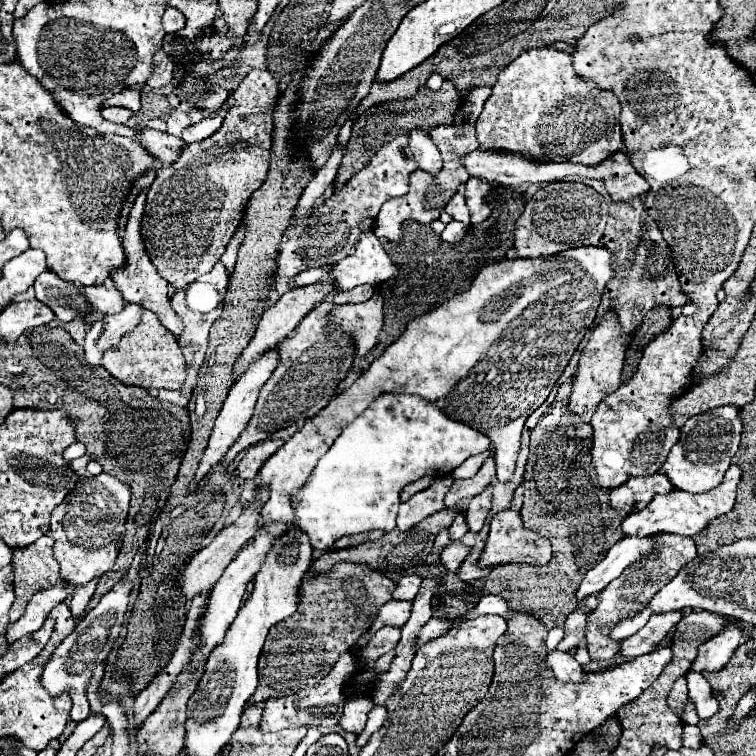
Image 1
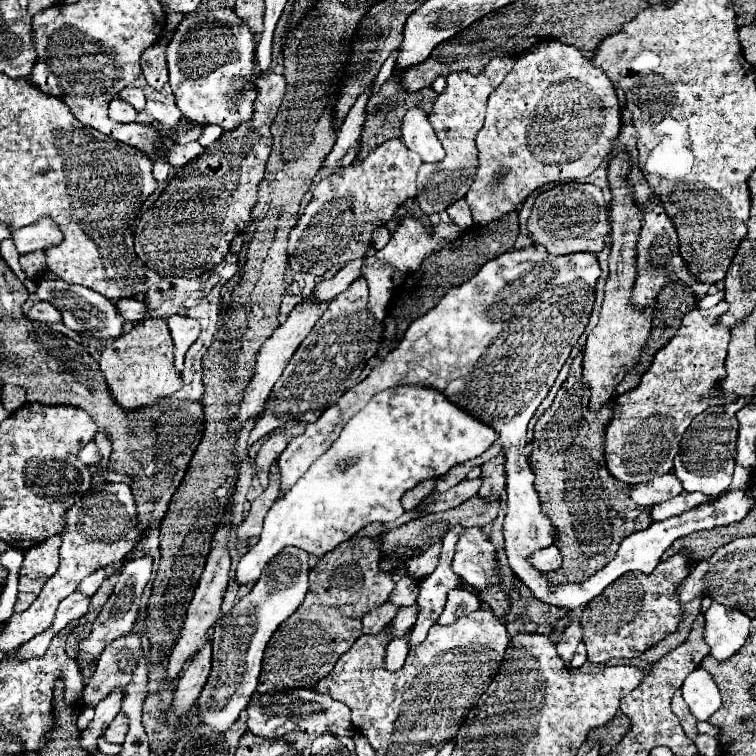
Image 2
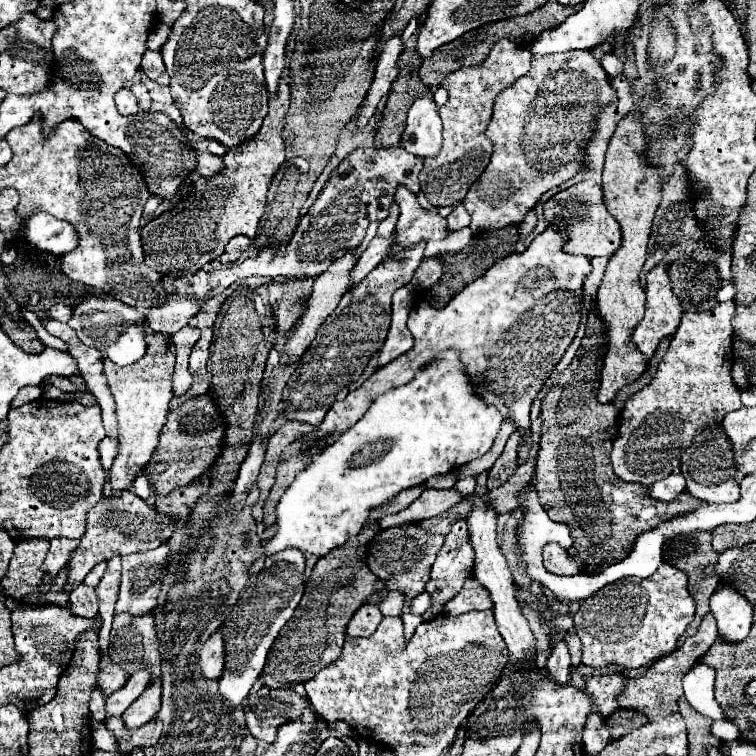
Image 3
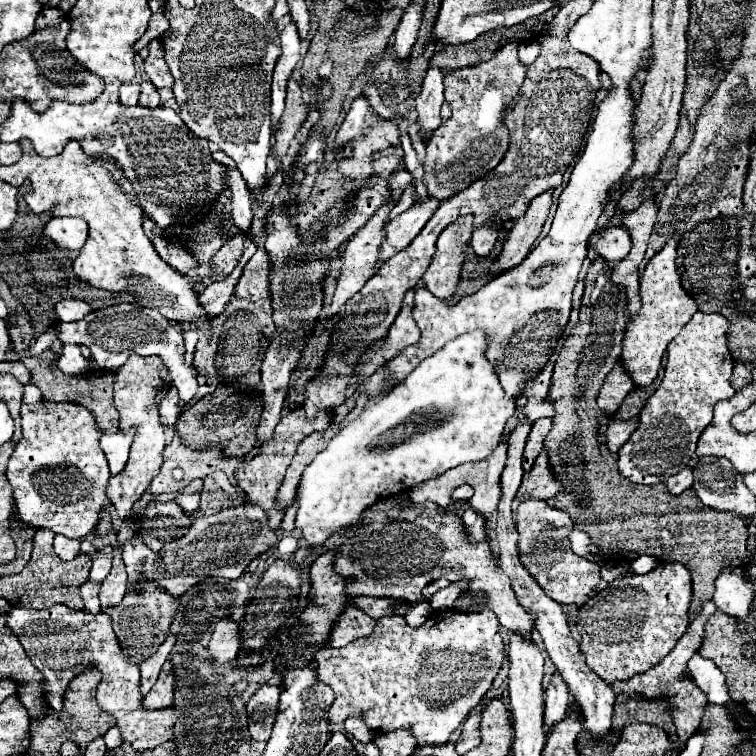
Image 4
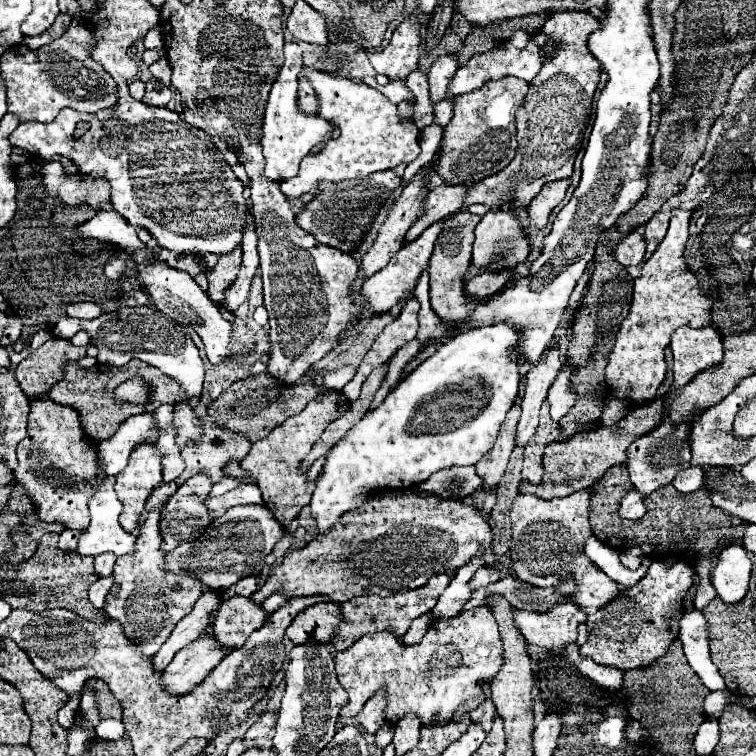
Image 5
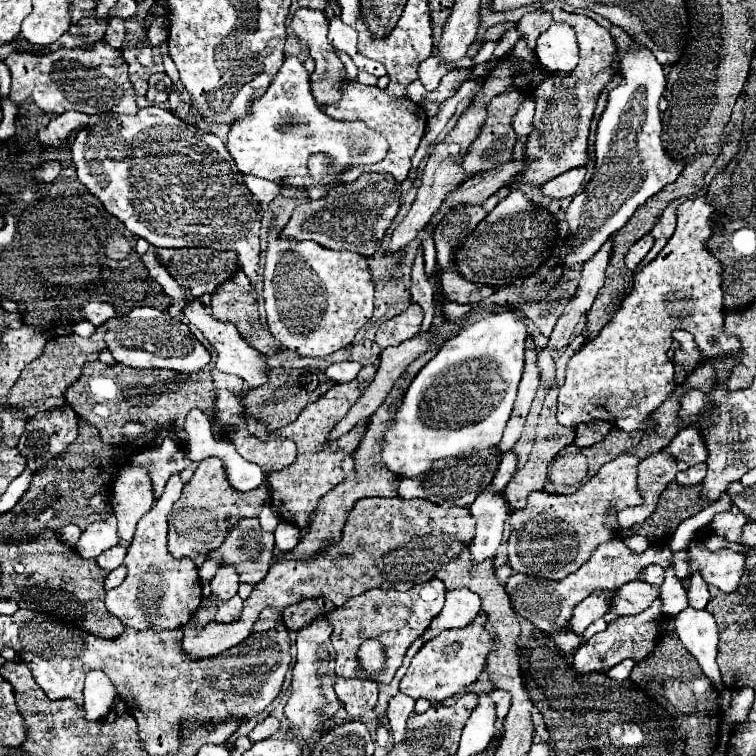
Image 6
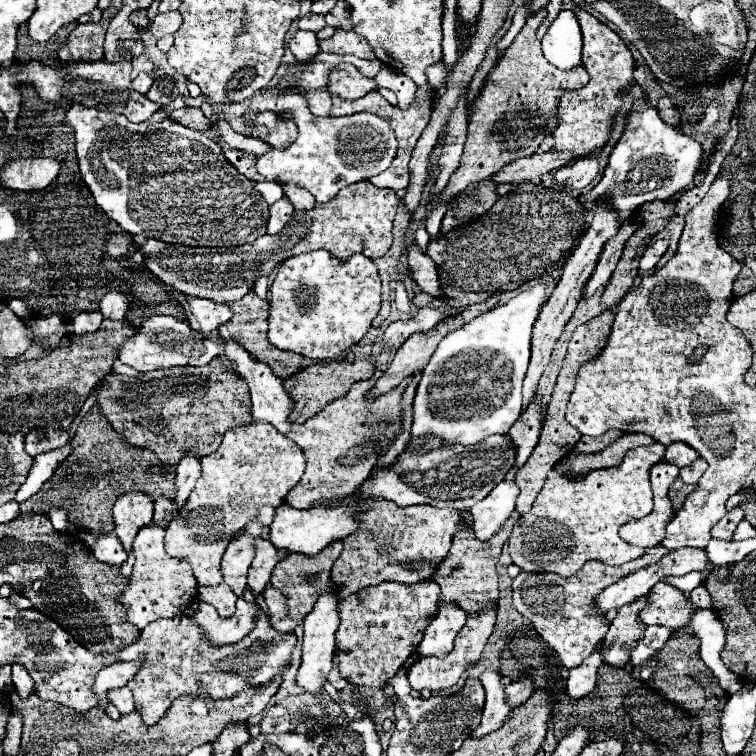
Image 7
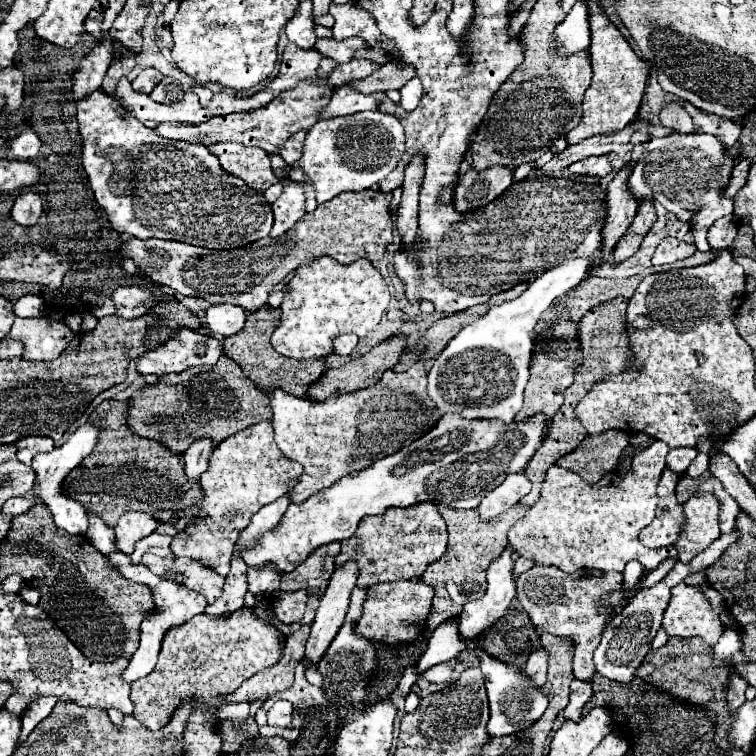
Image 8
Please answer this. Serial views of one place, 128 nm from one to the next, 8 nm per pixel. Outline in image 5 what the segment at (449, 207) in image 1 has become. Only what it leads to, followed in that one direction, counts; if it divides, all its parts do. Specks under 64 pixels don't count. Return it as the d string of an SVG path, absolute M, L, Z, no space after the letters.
M460 210L454 214L446 224L444 230L440 232L434 254L428 264L430 272L430 302L432 308L438 312L442 320L450 322L460 322L468 316L468 304L464 300L464 274L470 266L470 256L472 256L472 244L474 244L474 228L480 222L480 216L470 214L468 210Z

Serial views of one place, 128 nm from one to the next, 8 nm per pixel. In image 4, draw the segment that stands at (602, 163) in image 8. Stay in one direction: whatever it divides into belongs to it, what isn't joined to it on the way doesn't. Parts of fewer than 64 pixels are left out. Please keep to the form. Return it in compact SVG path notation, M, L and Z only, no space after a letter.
M544 192L530 202L526 214L514 222L514 228L510 230L510 234L506 238L502 254L498 256L498 260L490 268L492 274L514 268L516 264L520 264L524 260L524 256L530 252L530 246L538 238L538 234L542 230L542 224L548 218L550 204L552 204L550 192Z

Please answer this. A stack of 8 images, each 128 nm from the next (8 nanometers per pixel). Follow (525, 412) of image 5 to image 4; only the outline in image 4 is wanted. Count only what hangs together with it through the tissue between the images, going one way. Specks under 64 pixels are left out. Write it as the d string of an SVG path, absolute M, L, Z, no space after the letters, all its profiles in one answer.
M520 420L518 428L508 438L508 462L506 462L506 468L504 468L502 476L500 476L502 478L500 480L502 494L500 494L500 504L498 504L496 526L496 539L498 546L500 546L498 560L500 560L500 568L504 570L504 574L512 580L512 590L516 592L520 606L534 618L534 626L536 626L536 630L540 632L540 636L544 640L548 656L552 658L552 662L556 664L556 668L562 674L564 682L568 684L572 696L580 704L582 714L584 714L584 728L588 732L592 732L592 736L602 738L602 736L606 736L610 732L610 718L612 718L614 700L616 700L616 696L612 692L612 686L606 684L600 676L596 676L596 672L592 672L586 666L584 658L580 656L578 642L574 642L570 638L570 630L568 630L568 624L566 624L566 614L562 612L560 604L554 602L550 596L546 596L546 592L538 586L538 582L530 576L530 572L524 568L524 564L518 558L518 532L516 524L512 520L512 500L516 496L516 490L518 490L522 474L524 474L524 470L522 470L522 450L524 450L524 442L526 442L528 432L530 432L530 424Z

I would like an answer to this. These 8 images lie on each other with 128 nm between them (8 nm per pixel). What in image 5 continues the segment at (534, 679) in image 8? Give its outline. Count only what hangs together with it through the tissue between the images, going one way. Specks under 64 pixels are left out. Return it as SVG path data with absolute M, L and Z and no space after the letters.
M490 698L482 700L482 702L470 712L470 720L472 720L474 724L478 724L486 734L488 734L488 730L490 730L490 726L492 726L494 716L496 716L496 708L494 708L494 702L492 702Z

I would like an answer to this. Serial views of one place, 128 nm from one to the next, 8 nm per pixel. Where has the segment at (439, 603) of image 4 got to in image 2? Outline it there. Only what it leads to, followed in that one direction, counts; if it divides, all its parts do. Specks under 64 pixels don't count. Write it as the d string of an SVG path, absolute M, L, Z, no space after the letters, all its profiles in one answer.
M416 604L414 606L406 606L406 608L402 608L396 614L396 618L392 620L392 632L390 632L392 634L392 640L404 638L410 632L410 628L416 622L416 614L418 614L418 606Z

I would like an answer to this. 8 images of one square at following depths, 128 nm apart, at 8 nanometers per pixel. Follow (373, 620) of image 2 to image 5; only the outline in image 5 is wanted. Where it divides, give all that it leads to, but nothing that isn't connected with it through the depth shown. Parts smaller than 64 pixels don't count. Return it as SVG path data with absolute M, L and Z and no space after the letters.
M316 604L302 610L286 628L294 644L332 644L334 632L342 622L340 604Z

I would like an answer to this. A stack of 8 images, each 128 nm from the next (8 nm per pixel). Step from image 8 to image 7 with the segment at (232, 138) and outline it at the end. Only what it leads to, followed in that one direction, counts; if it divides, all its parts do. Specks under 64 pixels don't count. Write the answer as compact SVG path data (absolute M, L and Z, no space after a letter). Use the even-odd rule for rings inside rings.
M312 90L312 92L306 92L306 96L308 96L310 110L316 116L328 116L330 114L332 98L330 98L330 94L326 90ZM178 108L170 114L176 122L184 124L184 126L190 126L190 128L196 128L196 130L208 130L208 118L202 114L200 108Z

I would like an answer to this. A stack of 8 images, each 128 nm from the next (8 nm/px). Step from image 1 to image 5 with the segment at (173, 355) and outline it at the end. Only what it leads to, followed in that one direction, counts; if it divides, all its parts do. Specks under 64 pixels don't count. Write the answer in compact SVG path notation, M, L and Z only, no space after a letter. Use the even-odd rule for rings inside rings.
M134 376L132 380L126 380L114 390L116 400L128 402L128 404L148 404L152 396L152 388L148 388L148 382L142 376ZM154 442L138 444L130 456L128 466L116 476L114 490L124 504L120 524L132 532L144 508L148 494L162 482L162 452Z

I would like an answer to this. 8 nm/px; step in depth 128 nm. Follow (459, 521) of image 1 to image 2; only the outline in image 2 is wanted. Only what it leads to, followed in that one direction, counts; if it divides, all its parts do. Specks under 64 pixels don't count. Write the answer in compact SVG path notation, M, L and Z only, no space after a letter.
M462 526L450 528L450 532L442 540L444 548L440 554L440 564L436 566L436 570L430 576L426 576L420 582L420 594L418 594L418 608L420 610L418 610L418 620L416 620L412 634L410 634L410 642L408 642L410 648L416 648L416 644L422 644L430 626L436 622L436 618L440 616L440 612L446 604L446 594L462 582L450 568L460 532L464 532Z

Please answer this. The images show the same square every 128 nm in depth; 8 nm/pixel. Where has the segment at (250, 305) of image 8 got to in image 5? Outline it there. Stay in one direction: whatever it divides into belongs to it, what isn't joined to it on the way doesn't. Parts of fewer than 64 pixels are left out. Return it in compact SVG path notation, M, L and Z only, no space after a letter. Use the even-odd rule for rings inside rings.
M388 170L370 174L360 180L350 182L336 182L328 188L320 190L312 202L306 204L304 212L296 218L298 226L314 234L314 238L326 246L338 248L342 252L350 252L356 242L366 232L368 224L374 220L374 212L378 206L402 184L400 176L388 176ZM184 254L184 256L180 258L178 268L180 268L180 270L186 270L186 272L192 274L192 276L196 276L196 274L202 272L202 270L210 270L210 266L202 266L202 264L198 264L196 258L194 258L194 254Z

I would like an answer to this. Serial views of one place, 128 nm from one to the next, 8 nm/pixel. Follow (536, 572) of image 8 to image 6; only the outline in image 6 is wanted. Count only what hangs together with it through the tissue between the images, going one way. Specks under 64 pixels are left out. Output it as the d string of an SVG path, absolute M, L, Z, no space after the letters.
M618 538L606 542L606 544L600 544L590 560L580 568L576 570L574 574L566 576L564 580L544 580L544 578L534 578L534 576L526 576L526 574L512 574L510 576L510 584L506 584L506 592L510 596L510 602L514 606L514 610L530 620L538 630L546 632L558 646L562 652L570 654L574 652L582 640L572 634L572 632L566 632L566 624L568 624L568 618L572 614L572 608L582 602L586 596L590 596L596 588L616 588L616 582L630 582L634 580L634 576L648 564L660 564L662 568L666 568L668 564L674 564L674 572L678 578L686 578L690 572L688 572L688 550L680 550L676 552L674 556L670 554L668 546L660 546L660 548L654 548L650 546L646 552L642 554L634 554L626 548L626 544Z

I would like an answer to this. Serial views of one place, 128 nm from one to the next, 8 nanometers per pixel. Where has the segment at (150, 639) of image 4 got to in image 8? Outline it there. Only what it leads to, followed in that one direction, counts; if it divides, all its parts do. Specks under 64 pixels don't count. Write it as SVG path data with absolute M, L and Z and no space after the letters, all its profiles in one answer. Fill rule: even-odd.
M202 436L200 440L196 440L184 454L182 454L182 460L184 460L184 472L186 472L186 478L188 480L198 480L206 468L208 468L208 458L212 454L214 446L212 446L212 440L210 436ZM144 554L142 560L140 560L140 564L146 566L146 568L148 568L150 572L154 572L156 576L162 576L162 578L166 578L166 580L172 580L174 584L182 584L180 572L178 572L178 574L172 574L172 572L170 572L174 560L176 560L176 556L166 556L166 558L162 558L162 556L156 556L156 554Z

